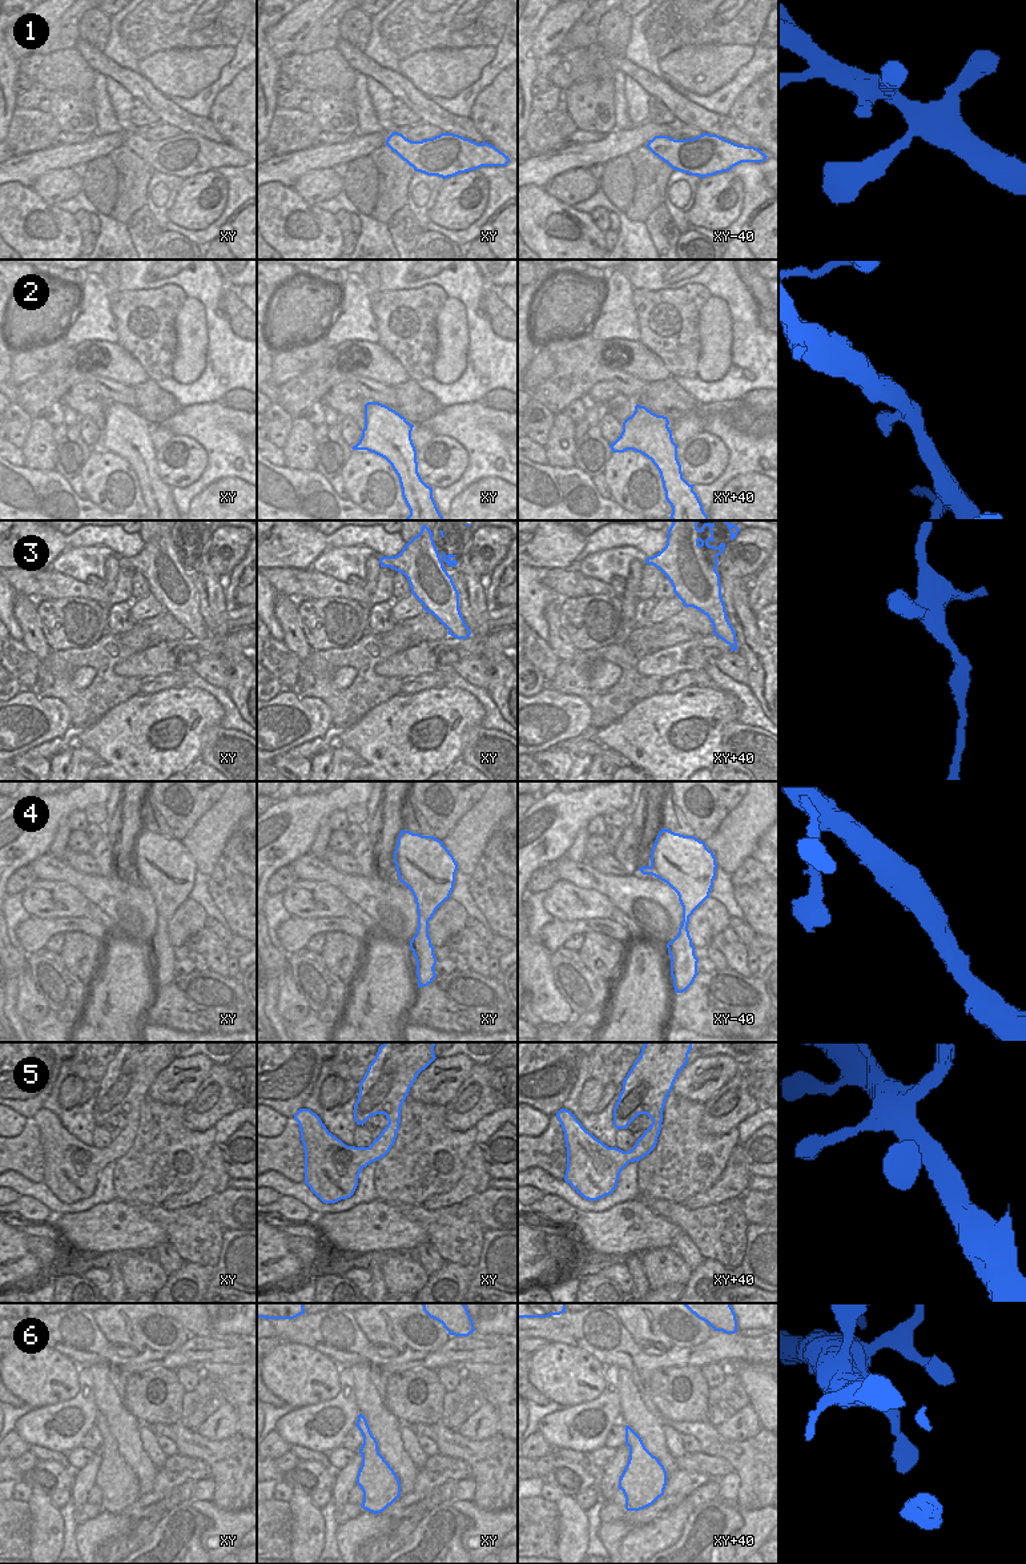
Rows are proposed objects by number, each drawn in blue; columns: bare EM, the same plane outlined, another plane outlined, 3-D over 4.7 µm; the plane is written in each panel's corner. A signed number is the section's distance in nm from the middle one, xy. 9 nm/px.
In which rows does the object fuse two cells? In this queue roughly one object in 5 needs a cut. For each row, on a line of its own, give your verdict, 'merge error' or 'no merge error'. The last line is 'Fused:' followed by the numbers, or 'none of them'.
1: no merge error
2: no merge error
3: no merge error
4: no merge error
5: no merge error
6: no merge error
Fused: none of them

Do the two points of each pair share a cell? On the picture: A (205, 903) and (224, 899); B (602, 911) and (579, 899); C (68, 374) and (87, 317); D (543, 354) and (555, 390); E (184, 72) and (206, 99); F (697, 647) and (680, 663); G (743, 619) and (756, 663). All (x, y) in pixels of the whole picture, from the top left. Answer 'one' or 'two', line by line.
A: two
B: one
C: two
D: two
E: two
F: one
G: one

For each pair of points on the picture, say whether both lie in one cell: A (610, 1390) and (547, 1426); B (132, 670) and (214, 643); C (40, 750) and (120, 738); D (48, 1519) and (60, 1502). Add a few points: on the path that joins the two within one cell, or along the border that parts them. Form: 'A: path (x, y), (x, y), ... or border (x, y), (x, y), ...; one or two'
A: path (598, 1406), (579, 1424), (563, 1426); one
B: path (152, 662), (173, 646), (194, 647); one
C: border (85, 728), (75, 742); two
D: border (48, 1496), (59, 1510); two

